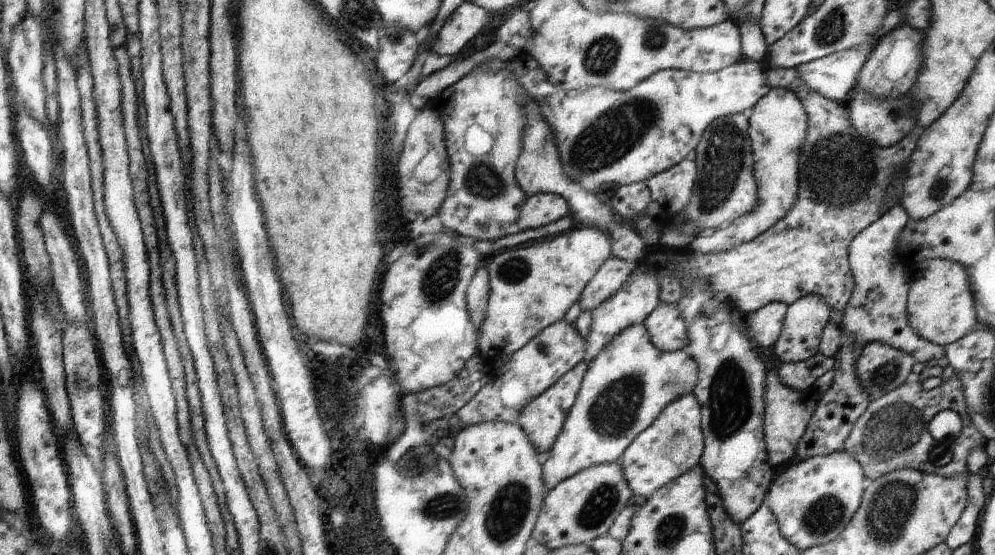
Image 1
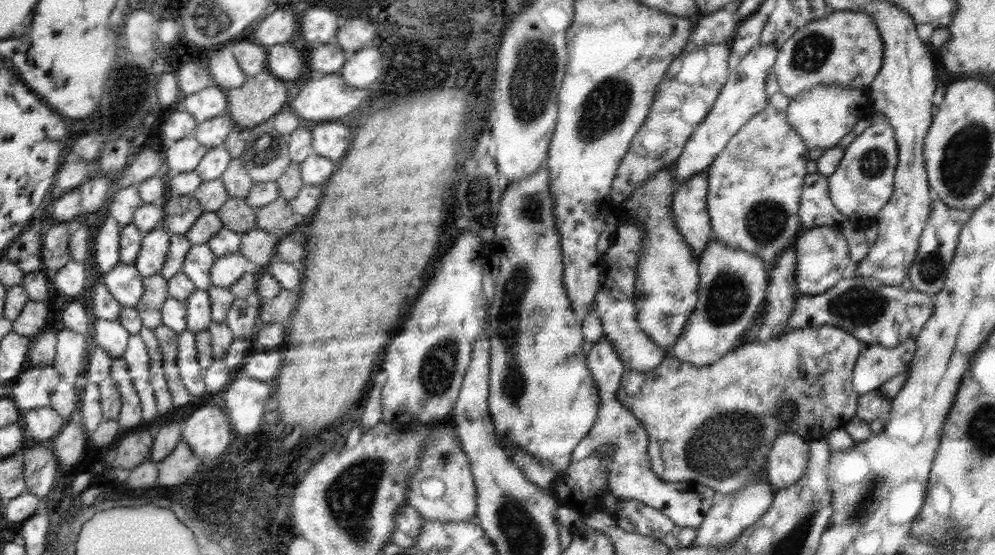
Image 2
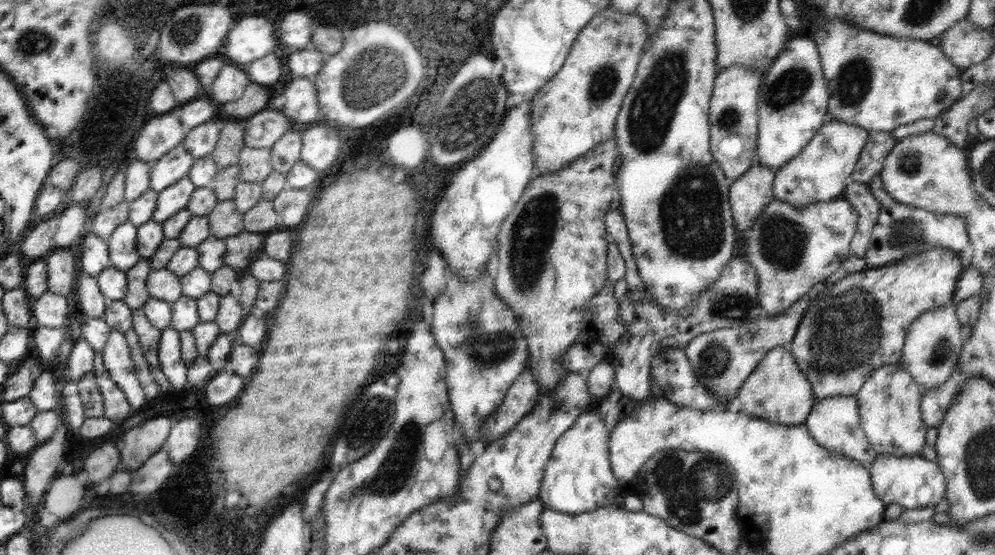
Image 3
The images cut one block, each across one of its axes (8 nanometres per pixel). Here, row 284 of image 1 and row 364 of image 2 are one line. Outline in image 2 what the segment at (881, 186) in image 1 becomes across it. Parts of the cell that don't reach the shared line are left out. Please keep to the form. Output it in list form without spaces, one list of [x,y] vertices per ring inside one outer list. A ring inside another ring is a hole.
[[[814,326],[802,329],[787,329],[784,334],[762,343],[741,342],[740,346],[729,351],[720,360],[704,366],[694,366],[688,362],[680,362],[665,355],[663,361],[652,370],[646,373],[639,373],[636,370],[625,370],[622,373],[616,398],[621,401],[622,406],[627,408],[641,422],[641,425],[648,433],[648,456],[651,460],[651,469],[660,480],[671,483],[694,482],[712,488],[716,493],[732,494],[741,486],[753,480],[760,480],[764,473],[768,453],[774,444],[776,437],[785,430],[791,430],[802,438],[810,441],[813,438],[826,438],[827,434],[838,427],[844,427],[847,422],[856,417],[859,394],[853,389],[852,377],[856,359],[861,354],[865,345],[845,330],[835,326]],[[783,400],[793,400],[797,406],[797,414],[789,423],[781,423],[777,416],[783,406]]]

